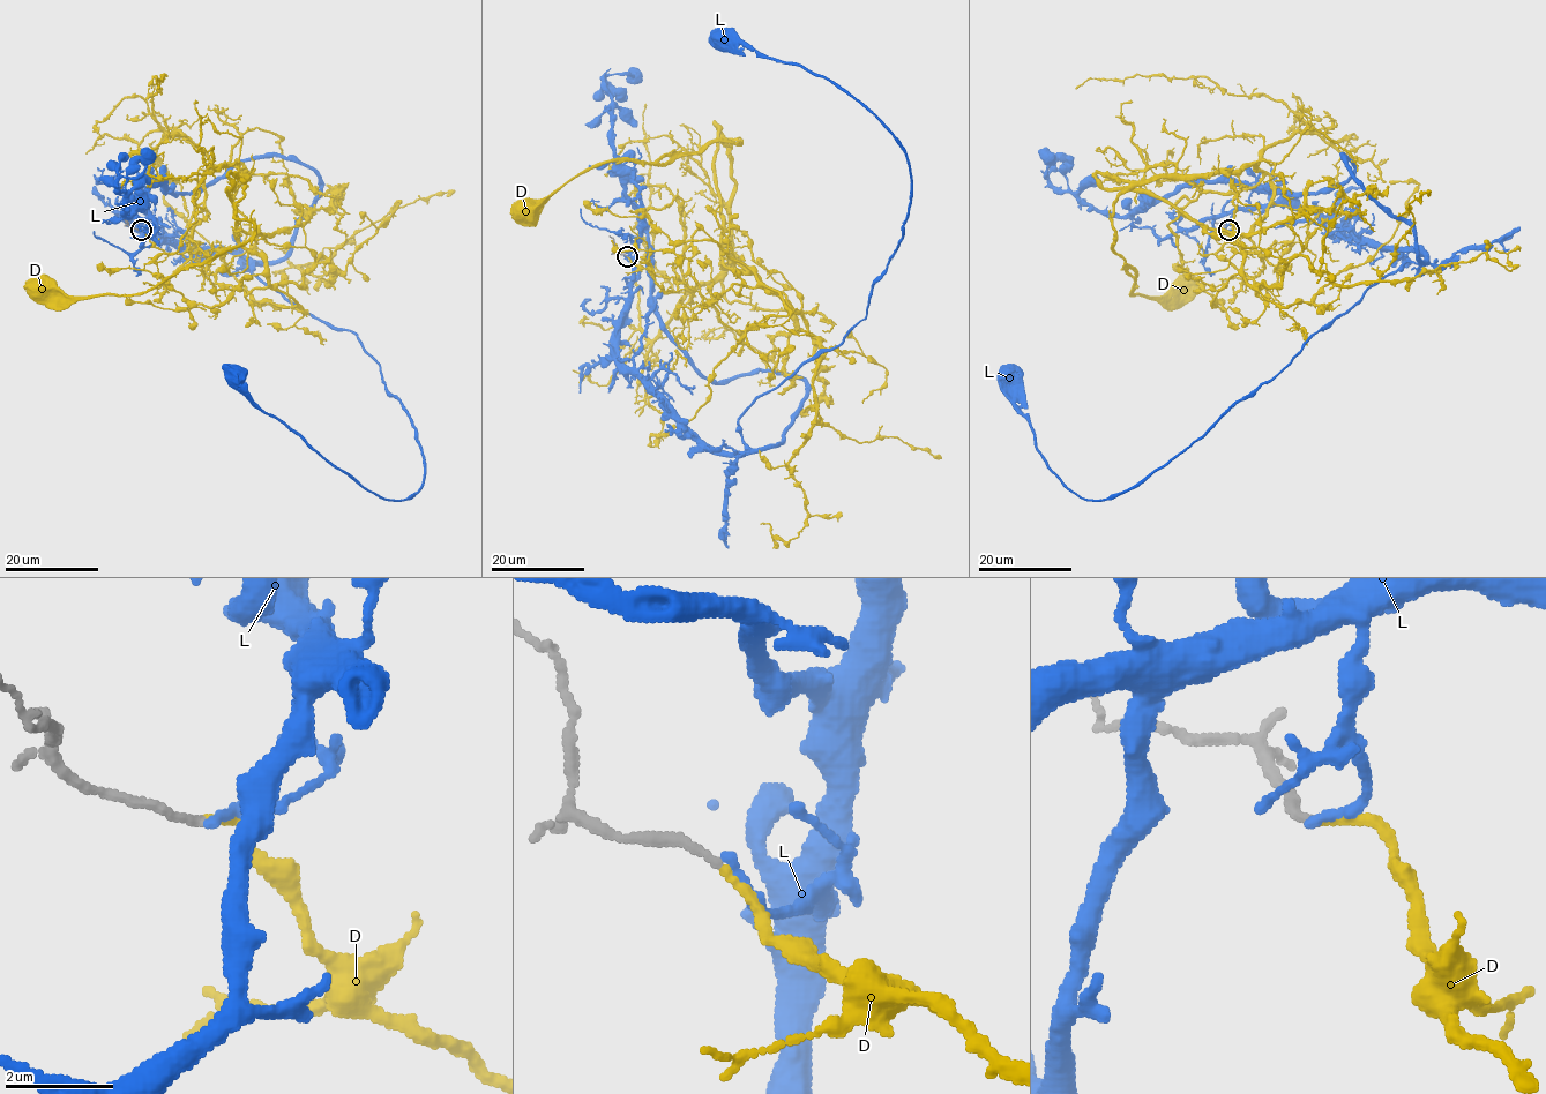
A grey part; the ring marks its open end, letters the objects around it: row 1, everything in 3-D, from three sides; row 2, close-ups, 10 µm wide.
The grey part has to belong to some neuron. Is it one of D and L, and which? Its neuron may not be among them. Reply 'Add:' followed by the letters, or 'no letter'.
Add: D

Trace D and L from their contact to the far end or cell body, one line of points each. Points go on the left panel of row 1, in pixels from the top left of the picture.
D: (141, 231), (183, 253), (203, 174), (248, 177), (244, 242), (144, 292), (42, 287)
L: (141, 231), (141, 205), (132, 222), (151, 235), (274, 261), (320, 177), (259, 156), (142, 199)

